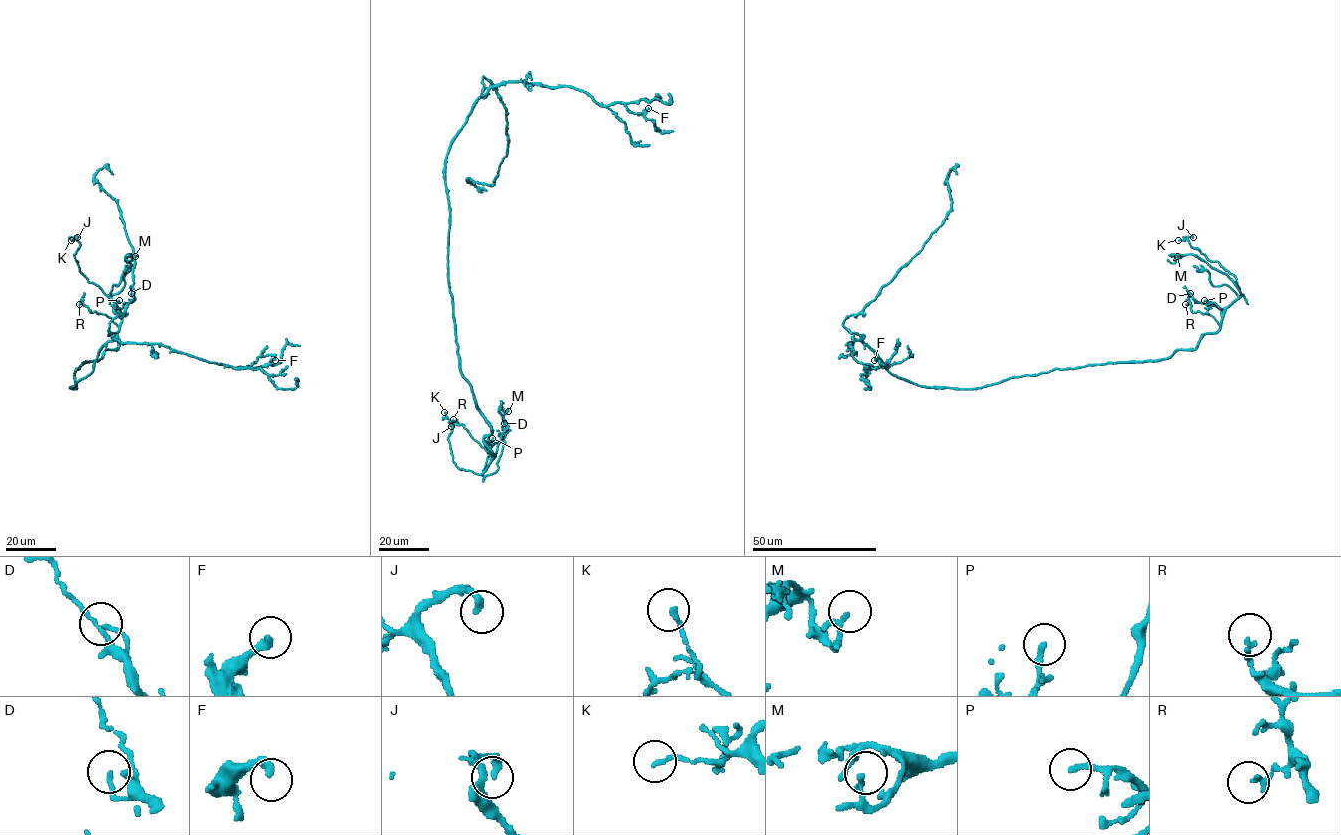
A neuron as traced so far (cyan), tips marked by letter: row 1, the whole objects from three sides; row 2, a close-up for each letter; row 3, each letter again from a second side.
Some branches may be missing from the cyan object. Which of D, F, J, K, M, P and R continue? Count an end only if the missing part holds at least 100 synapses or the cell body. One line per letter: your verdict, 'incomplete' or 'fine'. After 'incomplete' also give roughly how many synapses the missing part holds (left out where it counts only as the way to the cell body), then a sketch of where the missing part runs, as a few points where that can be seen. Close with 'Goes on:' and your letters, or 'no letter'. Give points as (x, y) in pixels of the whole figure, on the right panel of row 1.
D: fine
F: fine
J: fine
K: fine
M: fine
P: fine
R: fine
Goes on: no letter

